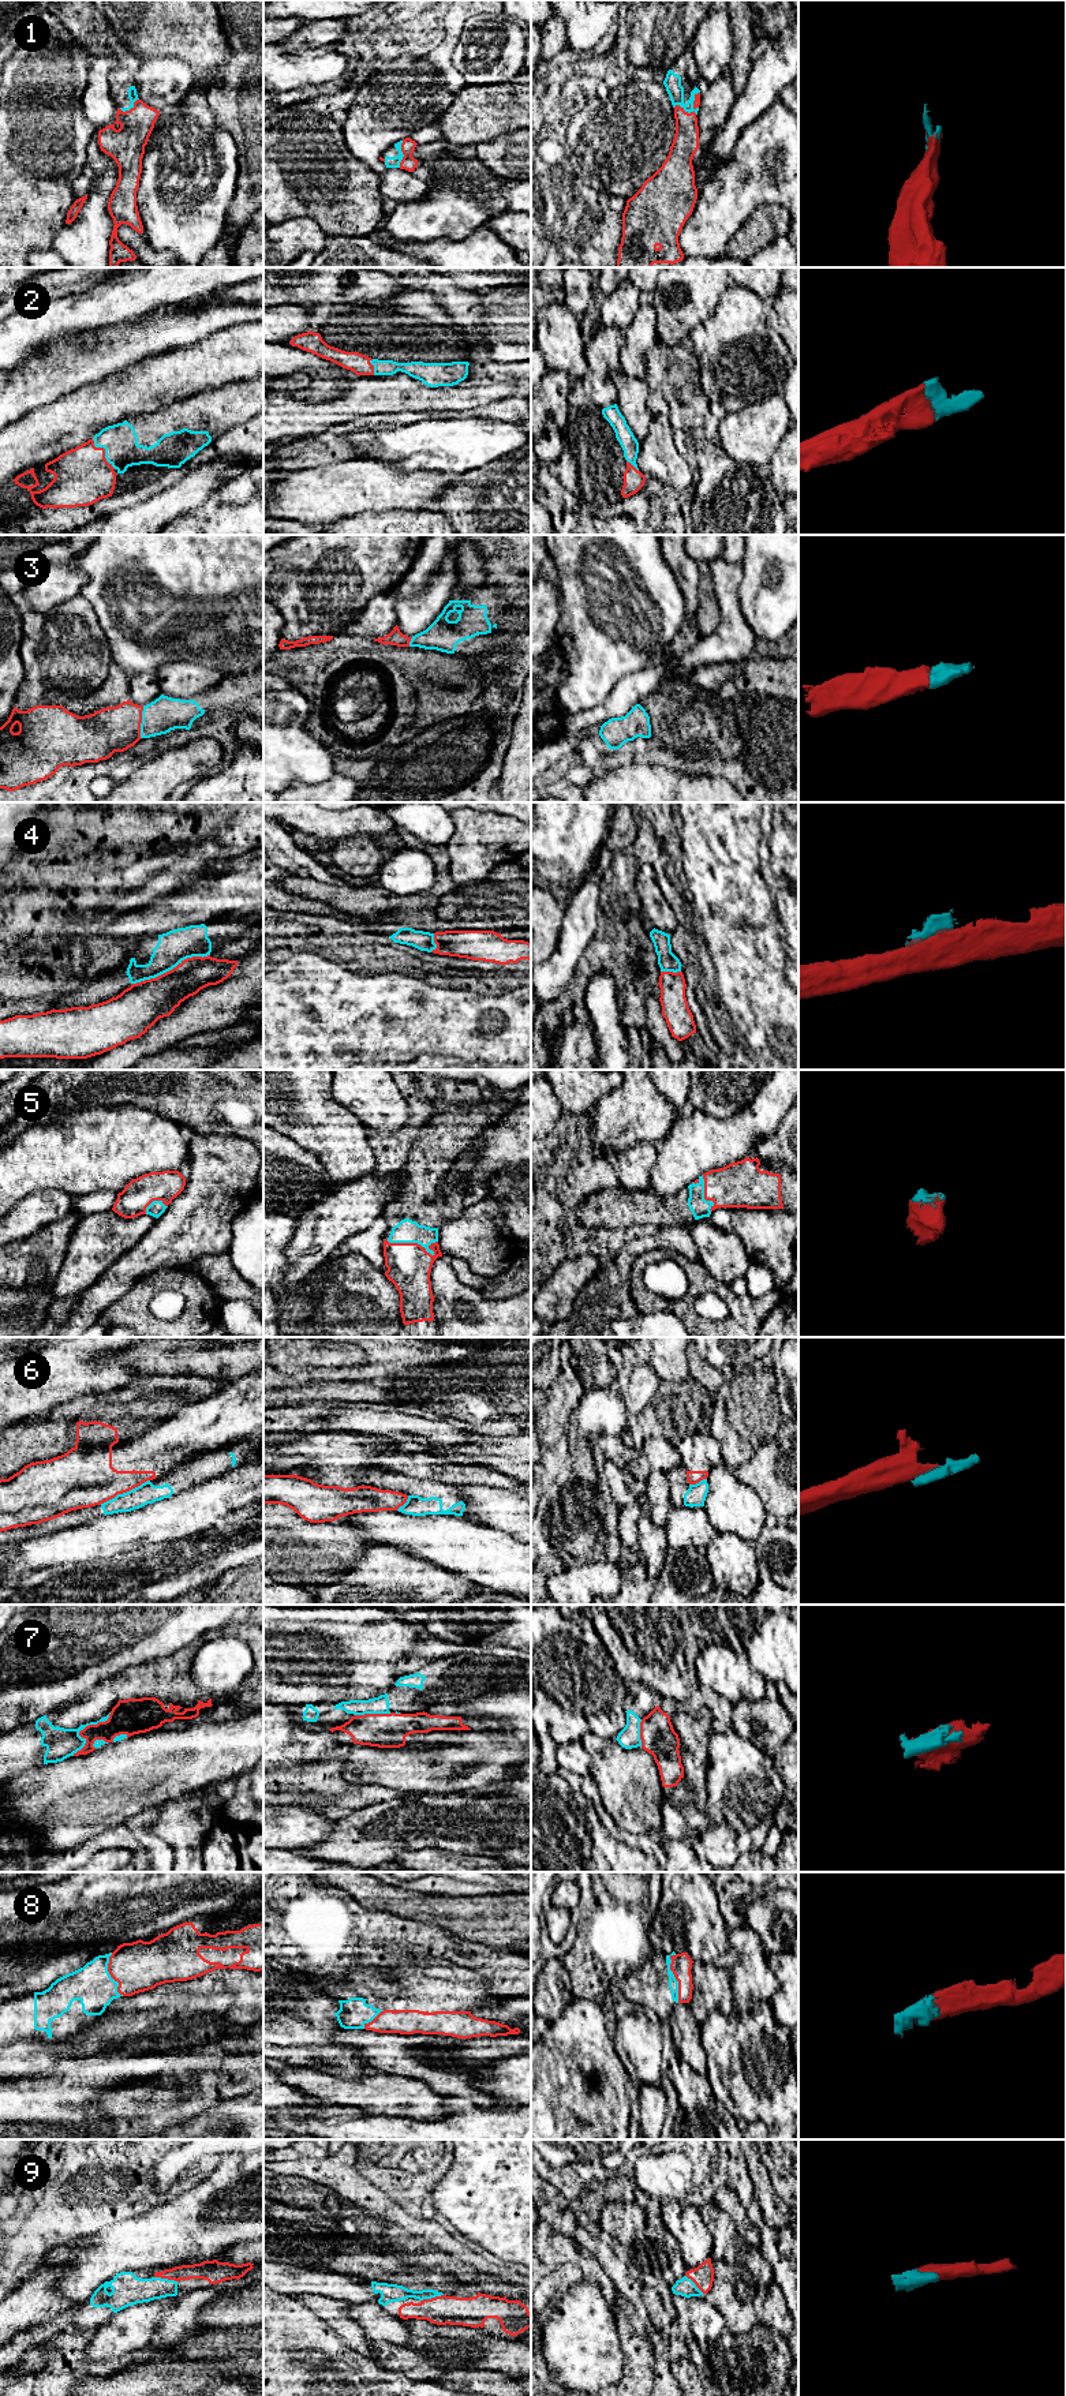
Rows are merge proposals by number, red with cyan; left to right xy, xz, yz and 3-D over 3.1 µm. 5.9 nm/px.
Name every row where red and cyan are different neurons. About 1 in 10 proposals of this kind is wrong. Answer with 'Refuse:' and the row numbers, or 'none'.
Refuse: 4, 6, 7

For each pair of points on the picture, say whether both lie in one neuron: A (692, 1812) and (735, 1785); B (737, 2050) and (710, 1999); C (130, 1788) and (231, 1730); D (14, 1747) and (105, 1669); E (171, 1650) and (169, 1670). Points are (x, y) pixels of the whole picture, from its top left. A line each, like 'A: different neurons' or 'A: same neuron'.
A: different neurons
B: different neurons
C: same neuron
D: different neurons
E: different neurons

